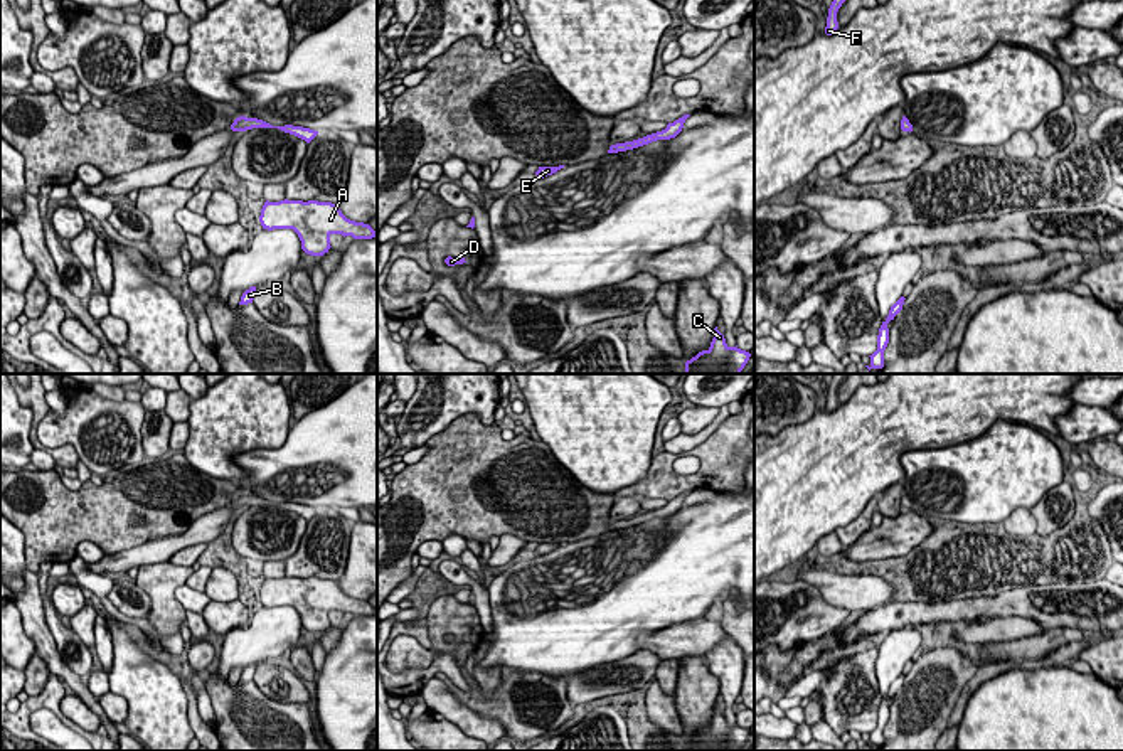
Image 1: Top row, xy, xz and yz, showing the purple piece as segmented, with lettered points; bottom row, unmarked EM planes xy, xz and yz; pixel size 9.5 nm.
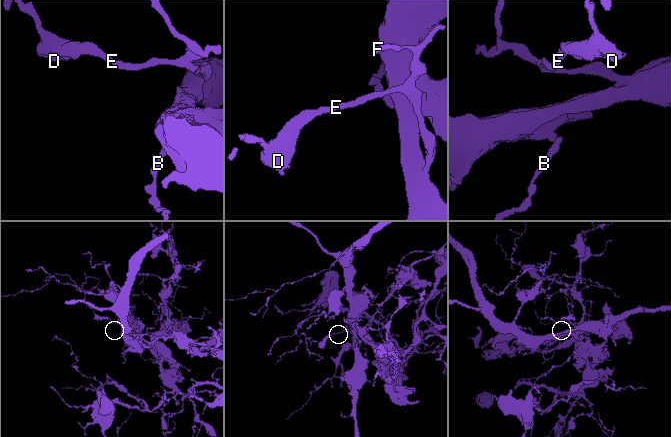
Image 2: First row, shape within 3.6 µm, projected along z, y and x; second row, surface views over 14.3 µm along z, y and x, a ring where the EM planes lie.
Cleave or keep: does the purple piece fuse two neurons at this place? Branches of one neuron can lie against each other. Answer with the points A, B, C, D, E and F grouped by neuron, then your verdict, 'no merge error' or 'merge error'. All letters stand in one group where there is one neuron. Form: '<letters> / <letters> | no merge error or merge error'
A B C D E F | no merge error

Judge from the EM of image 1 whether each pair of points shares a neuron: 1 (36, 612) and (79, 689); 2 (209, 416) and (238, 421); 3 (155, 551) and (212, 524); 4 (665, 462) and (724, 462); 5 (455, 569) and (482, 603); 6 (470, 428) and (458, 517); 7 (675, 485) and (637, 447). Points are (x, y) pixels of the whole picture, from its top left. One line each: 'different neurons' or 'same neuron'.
1: same neuron
2: same neuron
3: same neuron
4: same neuron
5: same neuron
6: same neuron
7: different neurons

